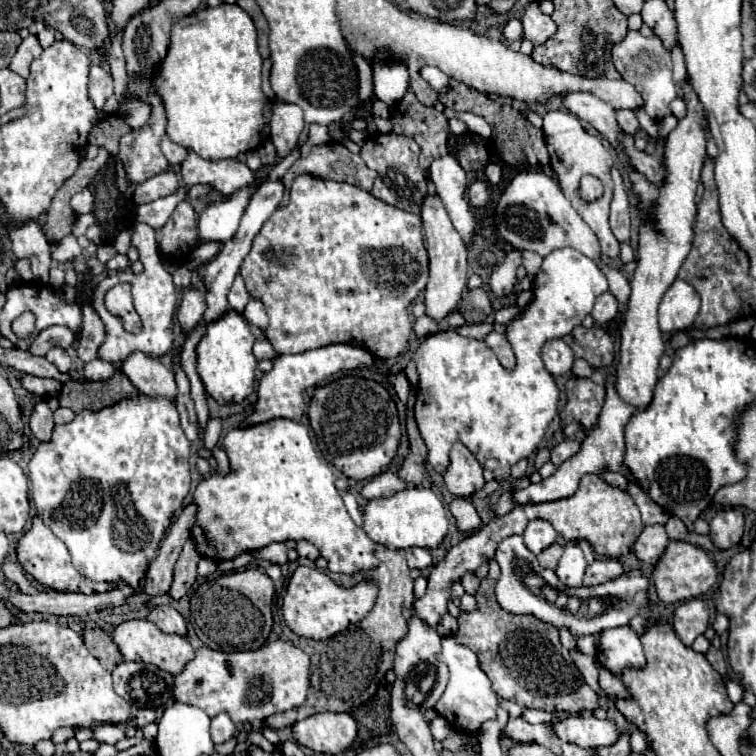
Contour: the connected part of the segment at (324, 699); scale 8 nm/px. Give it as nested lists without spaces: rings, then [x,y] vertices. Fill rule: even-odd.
[[[381,544],[375,548],[375,556],[379,558],[379,566],[371,570],[371,578],[375,578],[379,586],[379,598],[371,610],[371,614],[359,622],[359,630],[367,638],[341,638],[335,634],[327,640],[307,640],[297,634],[289,634],[291,642],[305,650],[311,658],[311,690],[307,692],[307,700],[303,706],[293,708],[285,714],[273,714],[265,718],[265,724],[273,730],[293,726],[297,720],[307,718],[317,712],[351,712],[353,708],[367,702],[379,688],[379,682],[385,678],[387,670],[393,668],[395,646],[407,634],[407,620],[413,616],[413,578],[409,576],[409,566],[405,562],[405,550],[389,550]]]

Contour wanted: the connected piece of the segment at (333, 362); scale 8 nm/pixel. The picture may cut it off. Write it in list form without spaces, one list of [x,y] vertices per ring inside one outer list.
[[[329,344],[323,348],[315,348],[315,350],[307,350],[301,354],[287,354],[287,356],[279,356],[273,364],[273,370],[267,372],[261,382],[259,382],[259,400],[255,404],[255,412],[251,416],[247,416],[241,426],[251,426],[251,424],[259,424],[259,422],[267,422],[273,418],[289,418],[299,422],[301,420],[301,412],[305,410],[305,402],[301,392],[309,386],[317,386],[325,376],[331,376],[339,370],[349,370],[349,368],[357,368],[357,366],[369,366],[373,364],[373,358],[367,350],[355,348],[351,344]]]

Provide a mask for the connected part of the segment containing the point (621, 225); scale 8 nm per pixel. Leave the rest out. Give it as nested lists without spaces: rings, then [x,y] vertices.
[[[613,168],[611,174],[613,174],[613,182],[615,182],[615,196],[613,196],[613,202],[611,202],[611,216],[609,216],[611,230],[613,230],[613,234],[619,242],[629,242],[631,218],[629,218],[627,186],[625,186],[623,176],[617,168]]]

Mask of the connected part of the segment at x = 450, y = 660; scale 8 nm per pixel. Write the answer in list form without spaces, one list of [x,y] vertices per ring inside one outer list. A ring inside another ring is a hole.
[[[445,636],[443,650],[437,654],[437,660],[441,660],[449,666],[449,684],[447,684],[443,696],[439,698],[439,702],[435,704],[437,714],[443,716],[453,726],[453,730],[465,732],[465,734],[477,734],[483,722],[495,718],[495,710],[499,706],[497,694],[493,692],[487,674],[479,668],[477,654],[473,650],[469,650],[467,646],[459,644],[455,640],[455,636]]]

